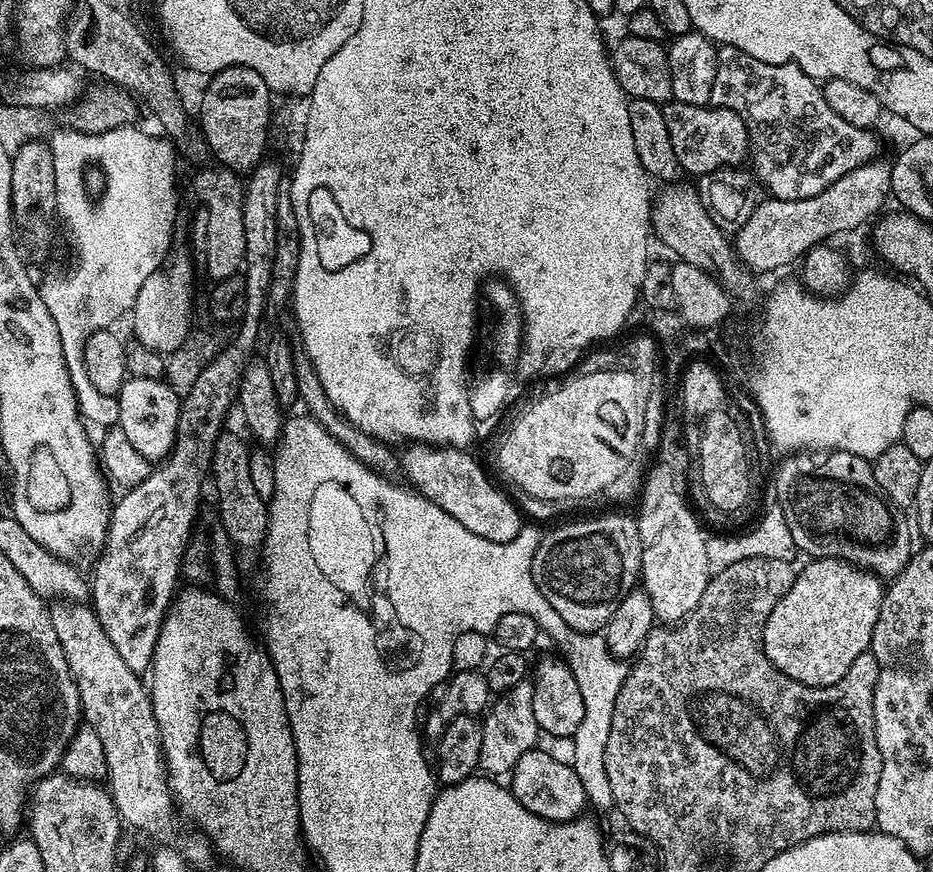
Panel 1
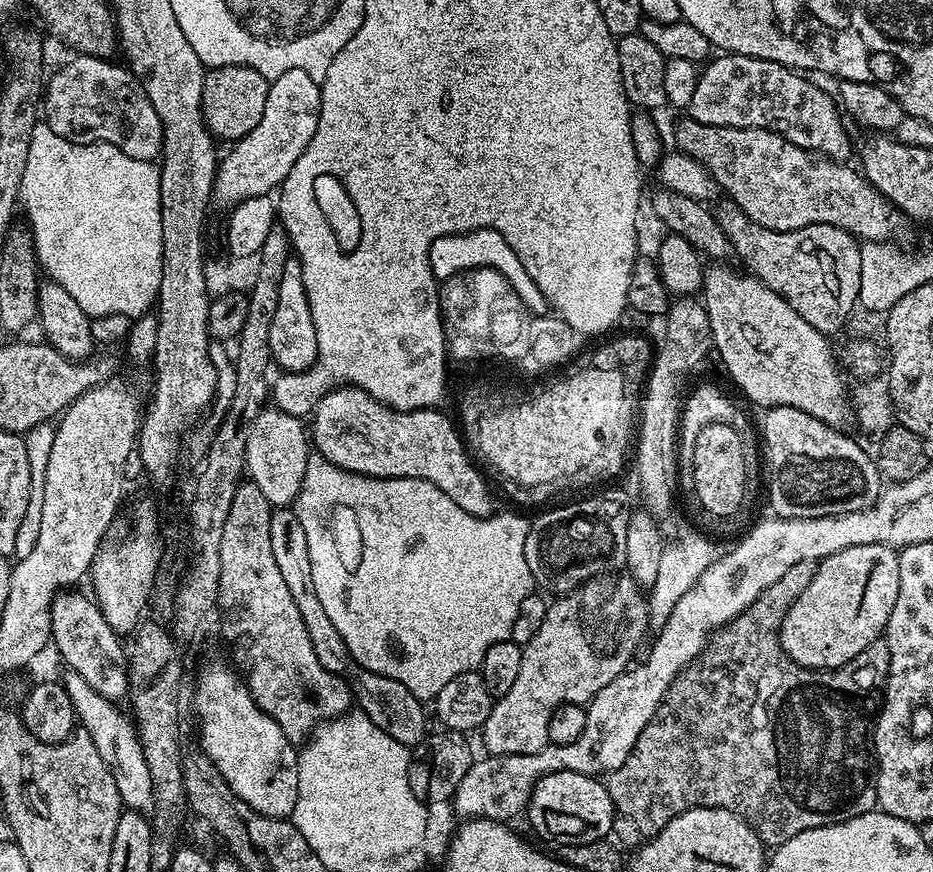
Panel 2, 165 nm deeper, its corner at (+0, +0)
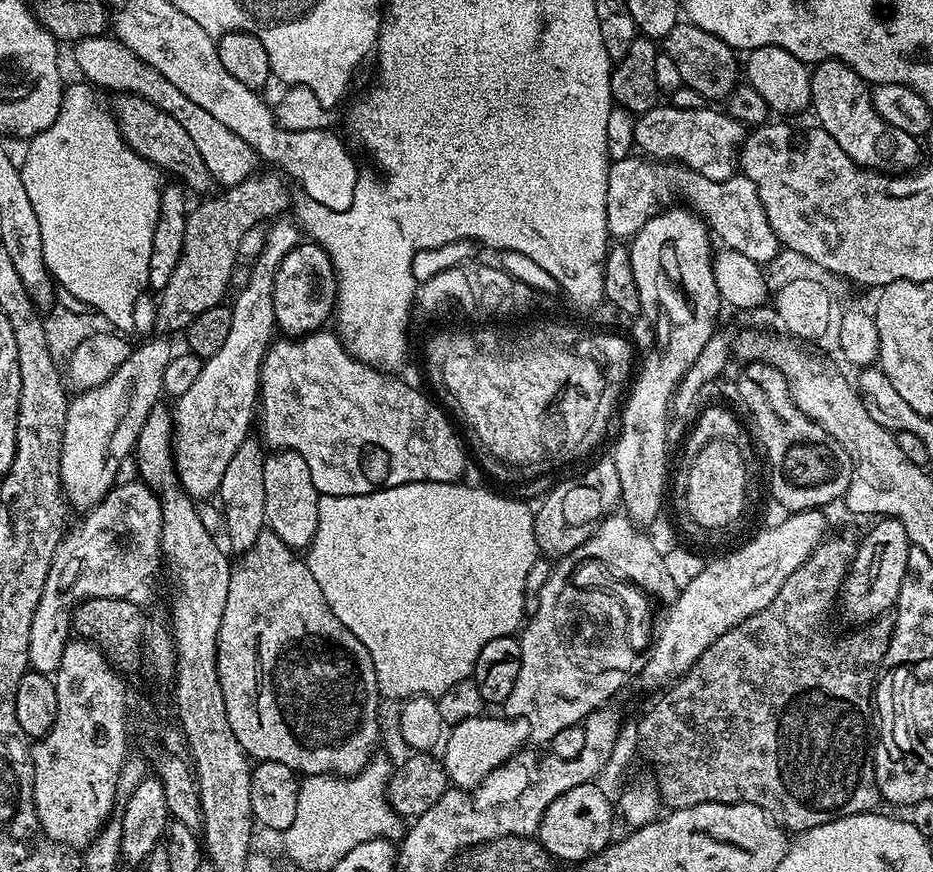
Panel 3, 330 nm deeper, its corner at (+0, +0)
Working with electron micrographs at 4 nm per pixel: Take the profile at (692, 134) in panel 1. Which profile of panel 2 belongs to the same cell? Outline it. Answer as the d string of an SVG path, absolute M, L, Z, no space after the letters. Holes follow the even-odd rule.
M683 118L676 124L676 144L675 147L680 152L688 155L692 159L696 159L701 166L708 171L713 177L717 185L726 191L727 199L734 201L743 212L754 222L758 222L758 226L766 226L770 230L778 230L779 232L789 232L790 230L798 230L802 226L810 226L811 224L829 224L830 226L838 226L842 230L849 232L851 236L856 237L857 241L895 241L896 234L903 230L906 225L906 217L904 213L895 208L882 193L867 180L859 171L856 172L852 168L847 168L847 163L839 160L830 160L821 158L819 155L807 152L804 148L794 146L794 142L790 142L786 138L782 138L777 132L772 132L768 128L731 128L730 126L706 126L702 122L691 118Z

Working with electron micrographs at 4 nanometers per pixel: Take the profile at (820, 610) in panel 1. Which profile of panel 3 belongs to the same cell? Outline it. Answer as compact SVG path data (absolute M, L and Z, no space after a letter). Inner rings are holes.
M880 518L873 524L876 525L865 534L864 541L861 539L856 545L856 556L848 567L848 577L838 597L838 608L844 611L852 626L867 624L874 617L895 609L908 565L910 541L906 526L895 518Z

